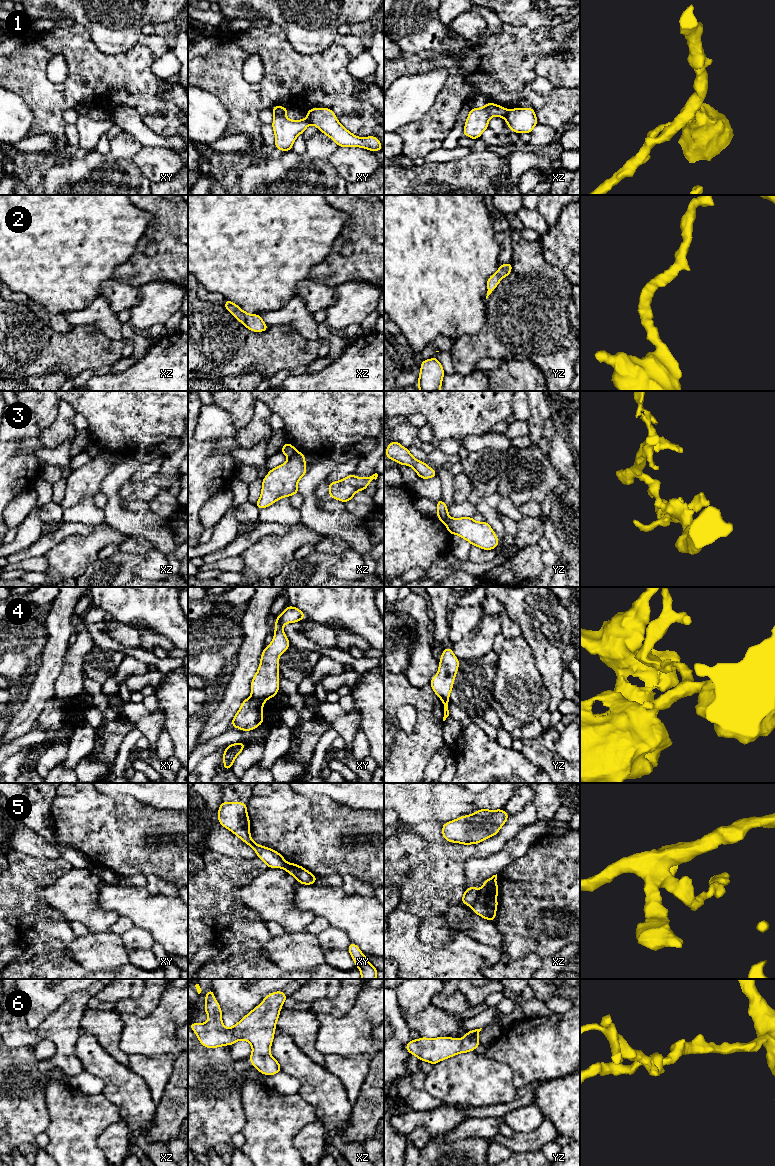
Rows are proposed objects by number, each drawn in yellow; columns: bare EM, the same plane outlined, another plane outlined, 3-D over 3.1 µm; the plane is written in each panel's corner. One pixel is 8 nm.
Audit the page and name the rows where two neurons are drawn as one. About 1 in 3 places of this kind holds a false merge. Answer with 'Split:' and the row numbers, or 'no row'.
Split: 1, 3, 4, 5

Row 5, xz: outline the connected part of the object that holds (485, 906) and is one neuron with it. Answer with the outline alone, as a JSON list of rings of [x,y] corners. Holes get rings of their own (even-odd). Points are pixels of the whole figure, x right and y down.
[[[497,874],[483,882],[478,899],[472,907],[472,911],[491,922],[496,917],[498,901],[496,899],[499,887],[496,884]]]

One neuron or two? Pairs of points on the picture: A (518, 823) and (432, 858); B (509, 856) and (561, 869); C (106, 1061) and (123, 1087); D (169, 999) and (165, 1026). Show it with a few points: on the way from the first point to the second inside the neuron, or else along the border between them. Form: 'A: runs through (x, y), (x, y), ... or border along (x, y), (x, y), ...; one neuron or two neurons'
A: runs through (497, 842), (482, 850), (467, 851), (453, 856); one neuron
B: border along (533, 842), (522, 855), (515, 858), (498, 873); two neurons
C: runs through (106, 1067), (119, 1081); one neuron
D: runs through (169, 1006), (169, 1015), (166, 1019); one neuron

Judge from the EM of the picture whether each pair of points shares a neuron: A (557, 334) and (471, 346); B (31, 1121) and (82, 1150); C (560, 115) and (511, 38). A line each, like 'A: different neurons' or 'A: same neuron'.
A: same neuron
B: different neurons
C: same neuron

